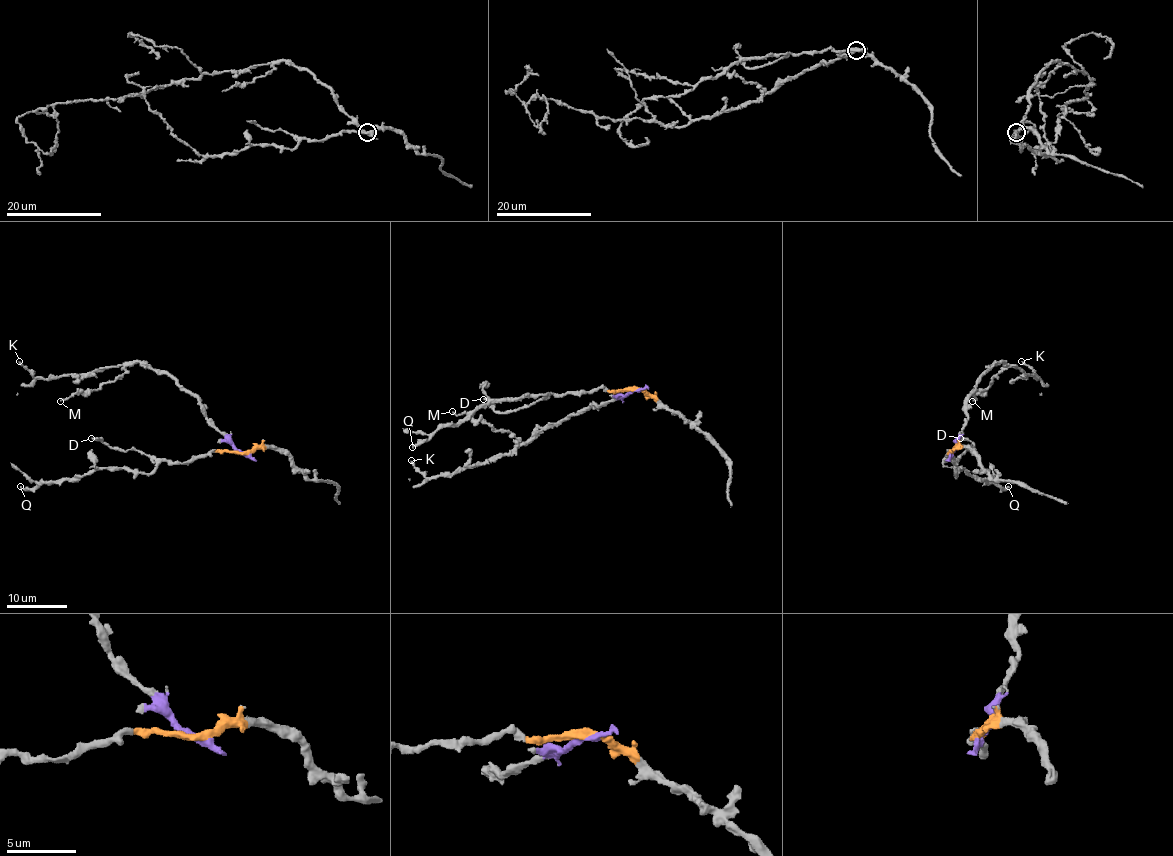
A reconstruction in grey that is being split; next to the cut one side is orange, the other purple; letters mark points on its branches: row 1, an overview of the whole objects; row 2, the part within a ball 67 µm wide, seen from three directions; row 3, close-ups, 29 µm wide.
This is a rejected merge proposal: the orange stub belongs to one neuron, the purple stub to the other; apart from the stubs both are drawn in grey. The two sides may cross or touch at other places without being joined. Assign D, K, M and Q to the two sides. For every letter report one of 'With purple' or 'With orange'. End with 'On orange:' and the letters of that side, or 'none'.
D: With orange
K: With purple
M: With purple
Q: With orange
On orange: D, Q

